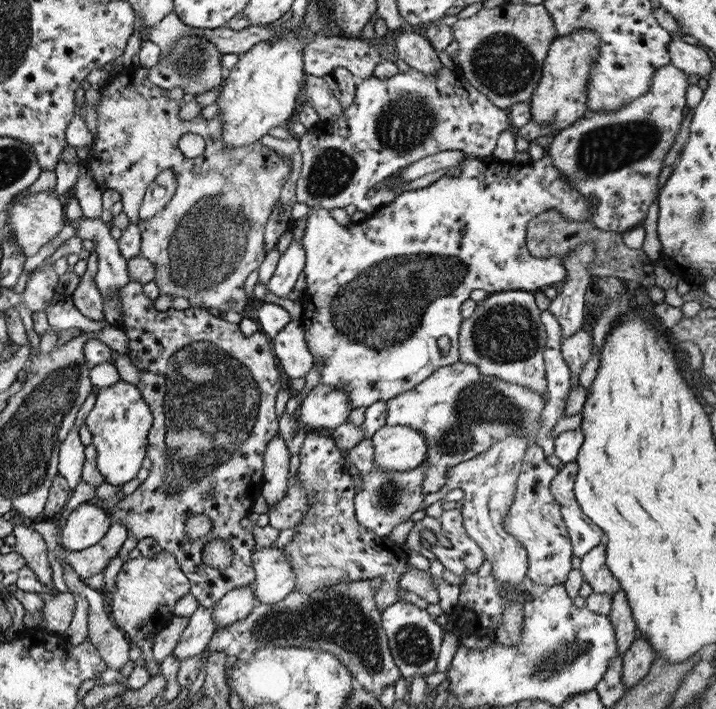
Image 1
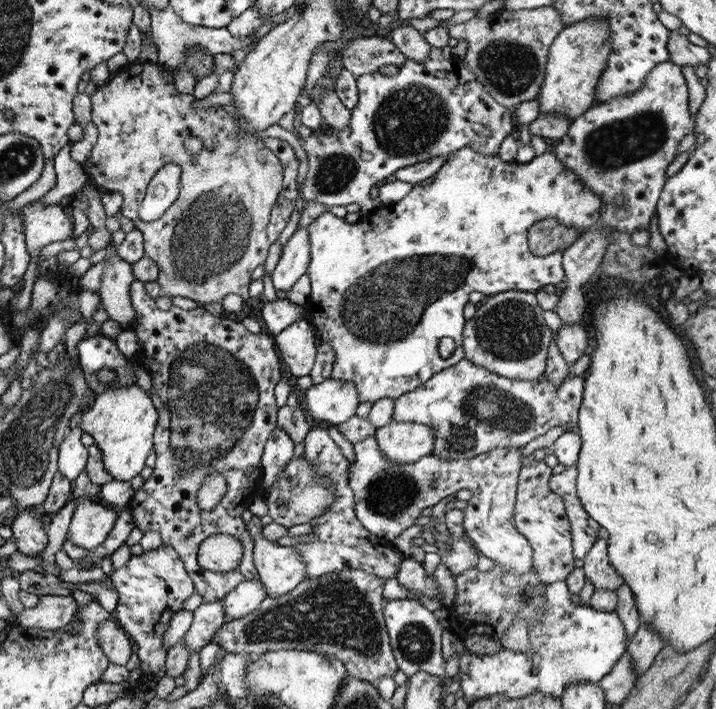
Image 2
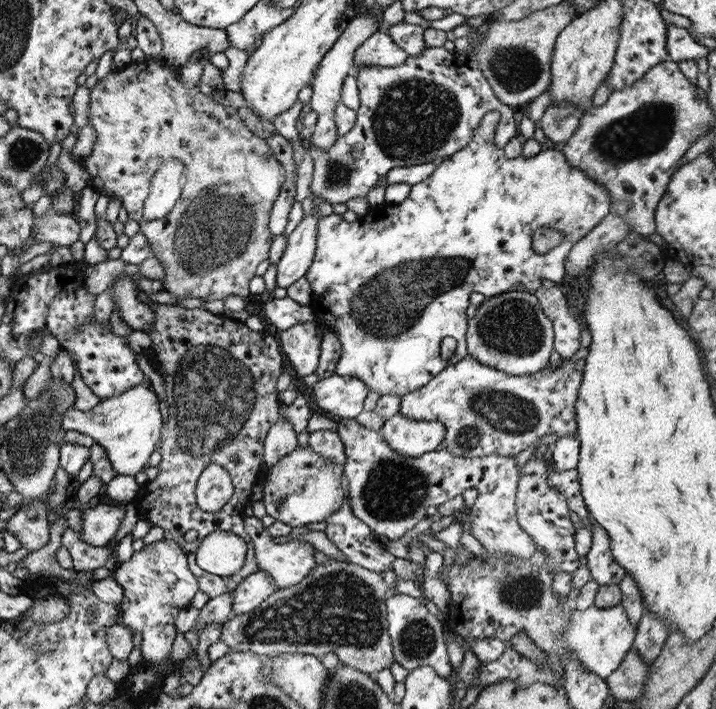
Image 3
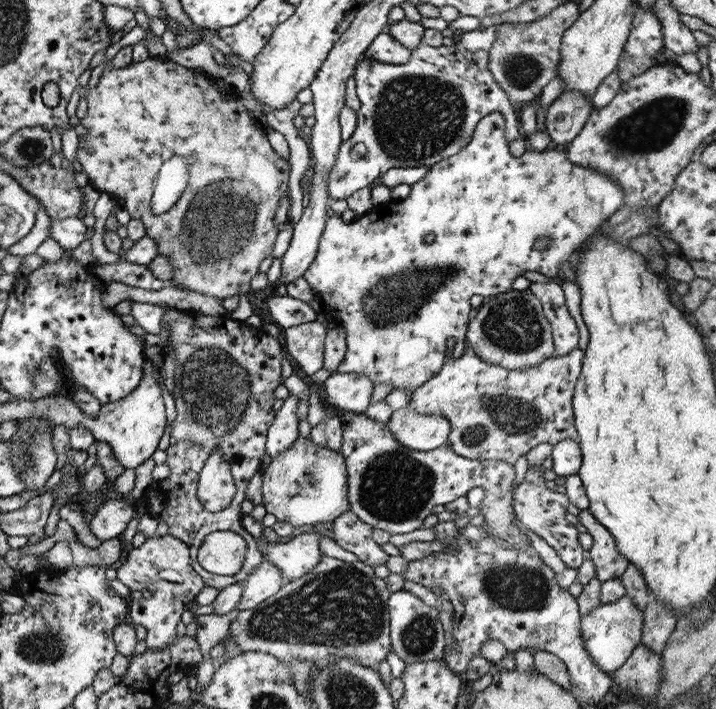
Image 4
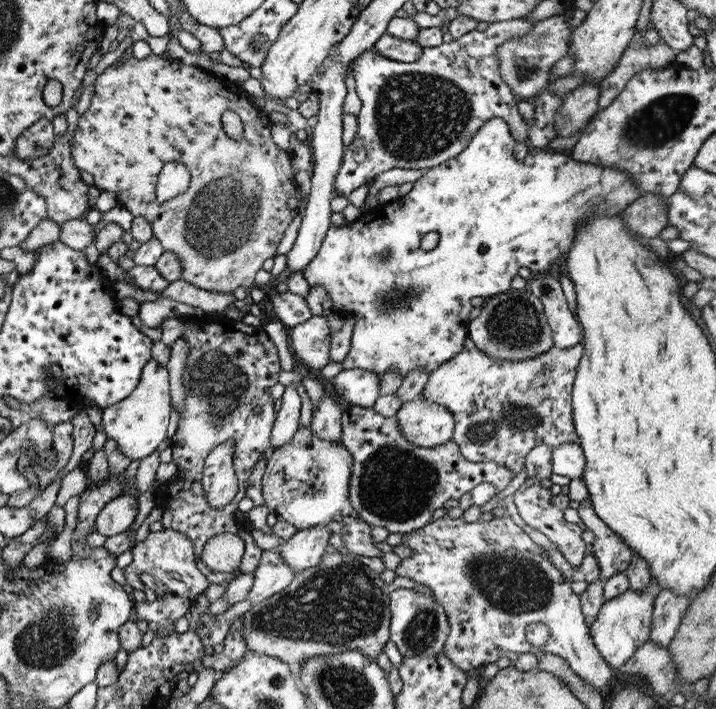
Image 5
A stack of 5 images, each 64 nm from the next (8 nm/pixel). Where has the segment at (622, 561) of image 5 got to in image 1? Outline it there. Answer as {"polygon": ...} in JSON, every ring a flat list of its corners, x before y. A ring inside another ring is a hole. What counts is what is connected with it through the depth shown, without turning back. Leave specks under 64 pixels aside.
{"polygon":[[599,543,584,554,580,558,578,569,581,571,584,581,589,584,593,594,613,597,619,592,620,586,605,564,603,544]]}

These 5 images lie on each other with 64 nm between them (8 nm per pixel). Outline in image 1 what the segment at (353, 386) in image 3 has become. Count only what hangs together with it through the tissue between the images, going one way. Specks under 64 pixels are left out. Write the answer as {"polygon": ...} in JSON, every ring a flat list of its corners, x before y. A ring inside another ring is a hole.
{"polygon":[[315,386,301,401,295,416,307,431,330,433,346,421,352,409,345,392,331,386]]}

